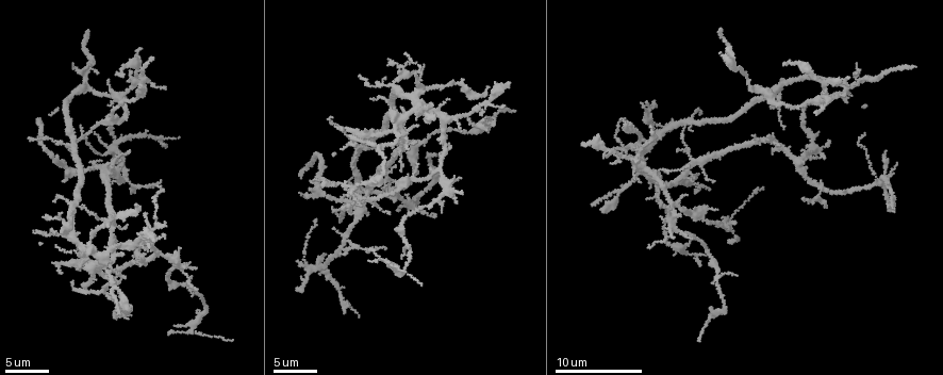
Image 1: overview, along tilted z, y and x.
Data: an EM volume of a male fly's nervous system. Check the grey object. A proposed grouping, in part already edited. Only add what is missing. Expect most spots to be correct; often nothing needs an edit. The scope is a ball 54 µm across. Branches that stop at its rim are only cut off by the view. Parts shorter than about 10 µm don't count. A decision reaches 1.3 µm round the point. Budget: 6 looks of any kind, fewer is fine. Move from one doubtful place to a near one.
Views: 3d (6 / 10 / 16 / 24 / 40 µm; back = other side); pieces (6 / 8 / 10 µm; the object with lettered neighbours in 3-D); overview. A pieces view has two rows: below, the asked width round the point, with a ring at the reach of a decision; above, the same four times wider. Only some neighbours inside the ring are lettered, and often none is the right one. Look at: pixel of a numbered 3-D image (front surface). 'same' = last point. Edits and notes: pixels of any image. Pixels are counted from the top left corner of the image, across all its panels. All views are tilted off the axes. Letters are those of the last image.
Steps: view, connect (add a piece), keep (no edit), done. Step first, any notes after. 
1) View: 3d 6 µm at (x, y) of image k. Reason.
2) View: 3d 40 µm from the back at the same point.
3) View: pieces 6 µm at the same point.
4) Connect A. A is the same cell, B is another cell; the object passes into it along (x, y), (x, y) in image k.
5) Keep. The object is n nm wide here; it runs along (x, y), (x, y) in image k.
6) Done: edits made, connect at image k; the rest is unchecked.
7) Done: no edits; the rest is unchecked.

View: pieces 6 µm at (511, 113) of image 1. End of a long branch.

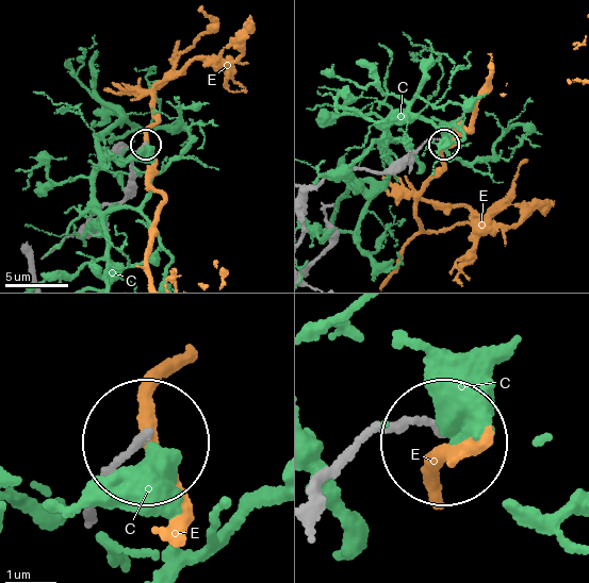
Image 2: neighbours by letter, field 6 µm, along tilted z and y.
Keep. C and E are other cells; it runs along (91, 512), (137, 452) in image 2; none of them fits.

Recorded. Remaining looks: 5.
View: 3d 10 µm at (107, 82) of image 1. Thin end.

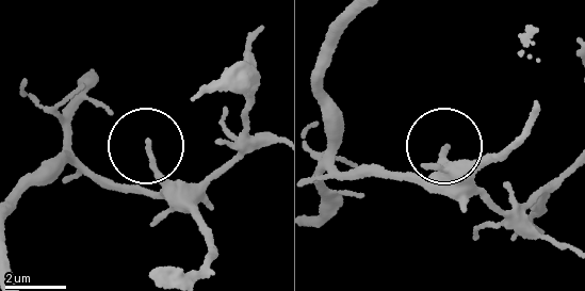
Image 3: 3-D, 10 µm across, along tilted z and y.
View: pieces 10 µm at (446, 143) of image 3.

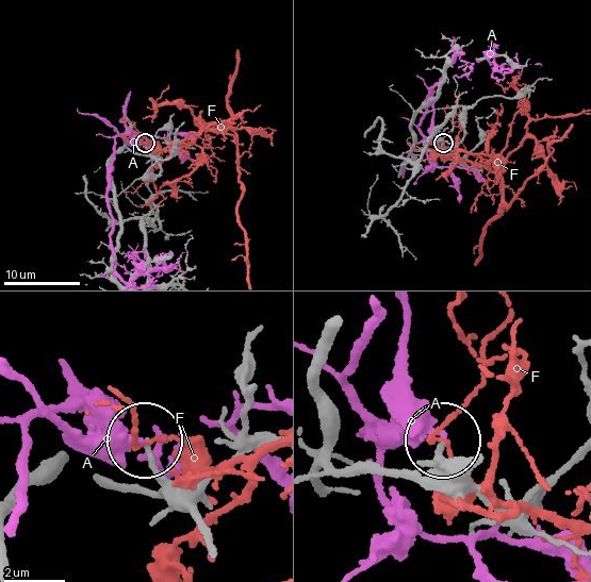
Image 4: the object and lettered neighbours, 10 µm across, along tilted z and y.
Keep. A and F are other cells; it runs along (110, 481), (156, 491), (145, 442) in image 4; none of them fits.

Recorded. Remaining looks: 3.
View: pieces 10 µm at (755, 135) of image 1. Thin end.

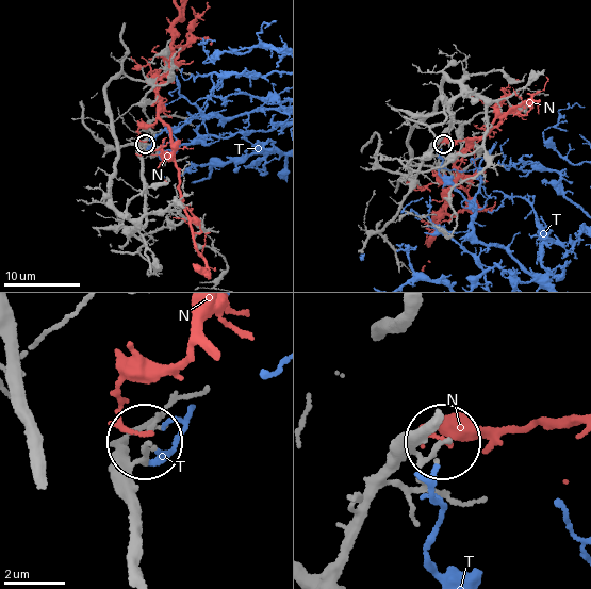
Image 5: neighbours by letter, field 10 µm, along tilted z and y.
Keep. N and T are other cells; no lettered piece goes on from it.

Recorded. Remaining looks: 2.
Done: no edits; the rest is unchecked.

